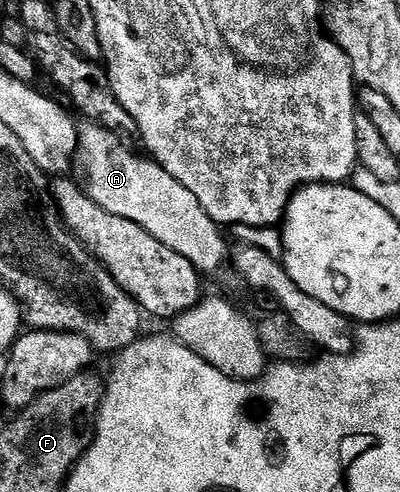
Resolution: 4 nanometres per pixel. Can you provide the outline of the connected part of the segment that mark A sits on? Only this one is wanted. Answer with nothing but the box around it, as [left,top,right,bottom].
[75,123,228,275]

